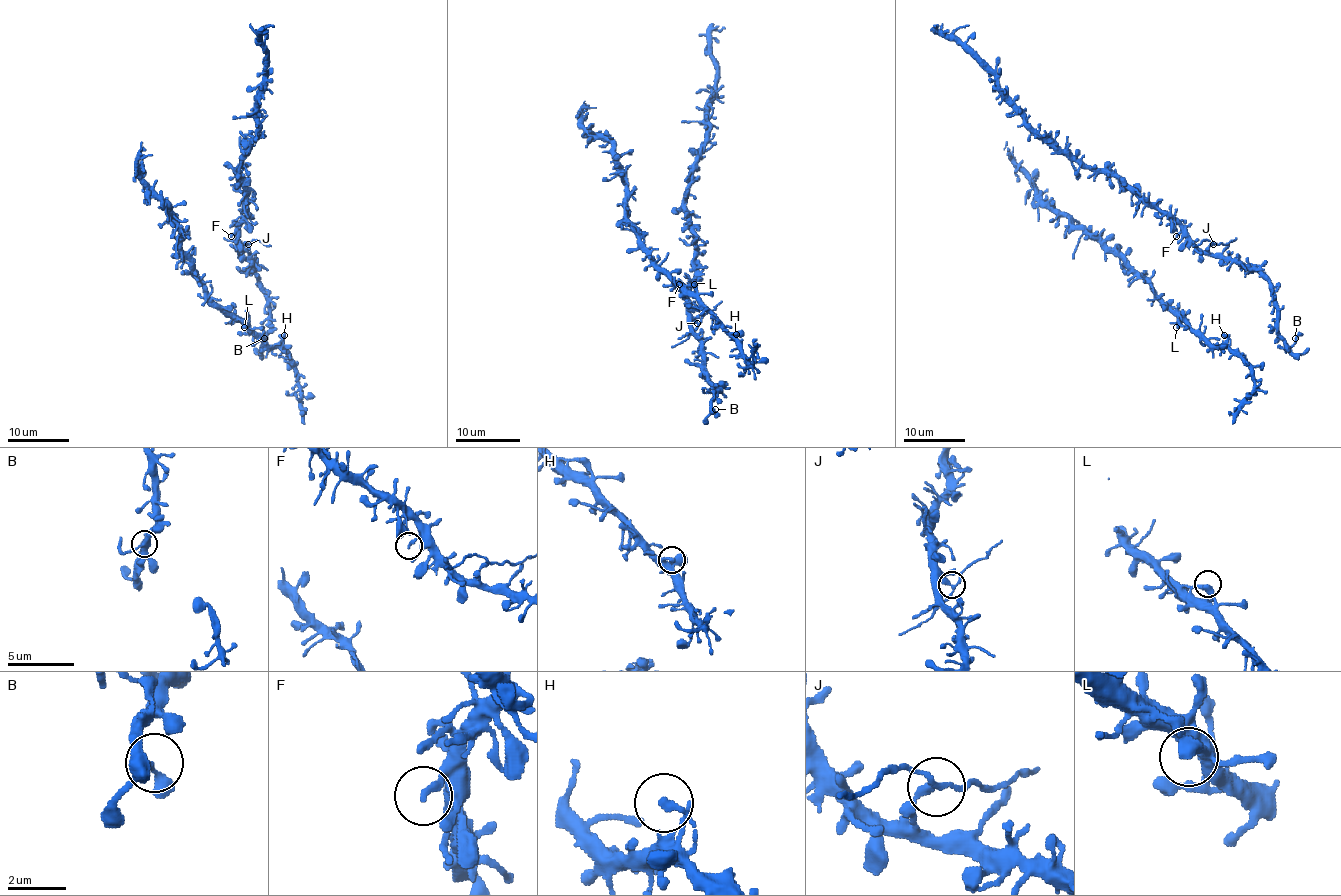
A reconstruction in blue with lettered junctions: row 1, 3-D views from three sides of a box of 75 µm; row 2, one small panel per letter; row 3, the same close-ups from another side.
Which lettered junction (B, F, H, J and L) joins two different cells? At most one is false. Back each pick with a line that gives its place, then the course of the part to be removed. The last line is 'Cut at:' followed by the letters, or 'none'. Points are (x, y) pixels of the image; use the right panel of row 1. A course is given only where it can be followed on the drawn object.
J: Place: (1213, 244). Course of the part to remove: (1213, 243), (1228, 243), (1236, 237)
Cut at: J

